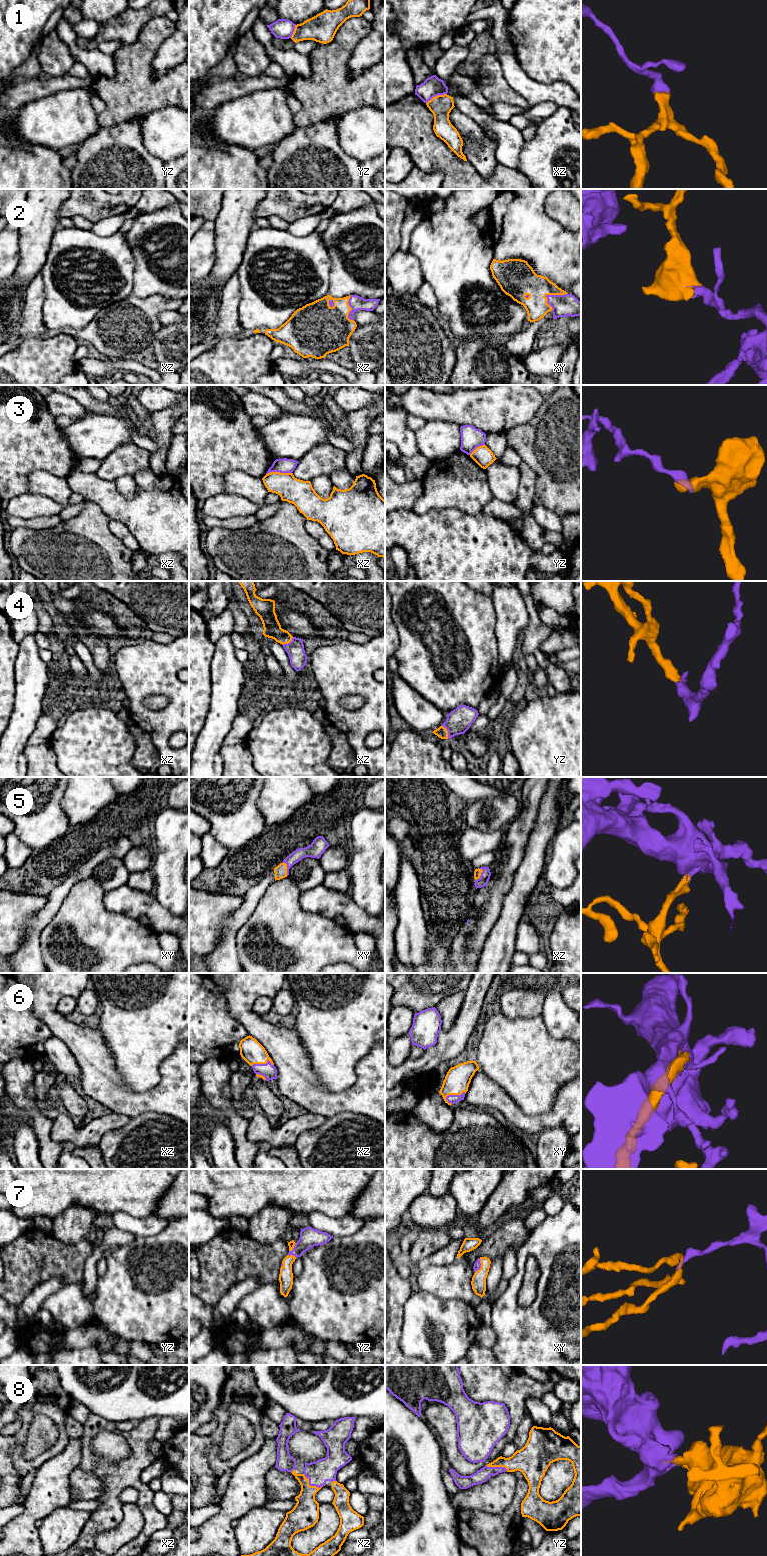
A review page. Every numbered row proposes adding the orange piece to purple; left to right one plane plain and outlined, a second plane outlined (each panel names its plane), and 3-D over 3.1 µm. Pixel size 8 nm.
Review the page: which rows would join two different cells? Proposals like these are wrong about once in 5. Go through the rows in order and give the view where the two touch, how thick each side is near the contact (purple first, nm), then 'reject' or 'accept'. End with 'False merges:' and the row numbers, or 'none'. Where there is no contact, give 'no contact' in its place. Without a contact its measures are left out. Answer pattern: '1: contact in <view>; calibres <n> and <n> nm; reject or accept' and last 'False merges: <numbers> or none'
1: contact in xz; calibres 160 and 170 nm; reject
2: contact in xy; calibres 180 and 240 nm; accept
3: contact in xz; calibres 120 and 200 nm; reject
4: contact in yz; calibres 200 and 90 nm; accept
5: contact in xz; calibres 80 and 60 nm; accept
6: contact in xy; calibres 70 and 200 nm; accept
7: contact in xy; calibres 60 and 120 nm; accept
8: contact in xz; calibres 190 and 220 nm; accept
False merges: 1, 3

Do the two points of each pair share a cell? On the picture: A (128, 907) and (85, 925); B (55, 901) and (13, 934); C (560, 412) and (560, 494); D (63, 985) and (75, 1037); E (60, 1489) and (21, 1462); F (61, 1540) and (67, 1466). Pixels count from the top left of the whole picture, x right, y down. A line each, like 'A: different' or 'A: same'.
A: different
B: different
C: same
D: same
E: different
F: different

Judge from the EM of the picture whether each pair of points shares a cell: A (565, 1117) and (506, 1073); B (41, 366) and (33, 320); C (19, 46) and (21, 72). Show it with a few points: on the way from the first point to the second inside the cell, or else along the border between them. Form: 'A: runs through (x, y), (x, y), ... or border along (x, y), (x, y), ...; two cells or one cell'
A: border along (562, 1086), (548, 1111), (529, 1116); two cells
B: runs through (35, 355), (33, 331); one cell
C: border along (31, 54), (10, 74); two cells

